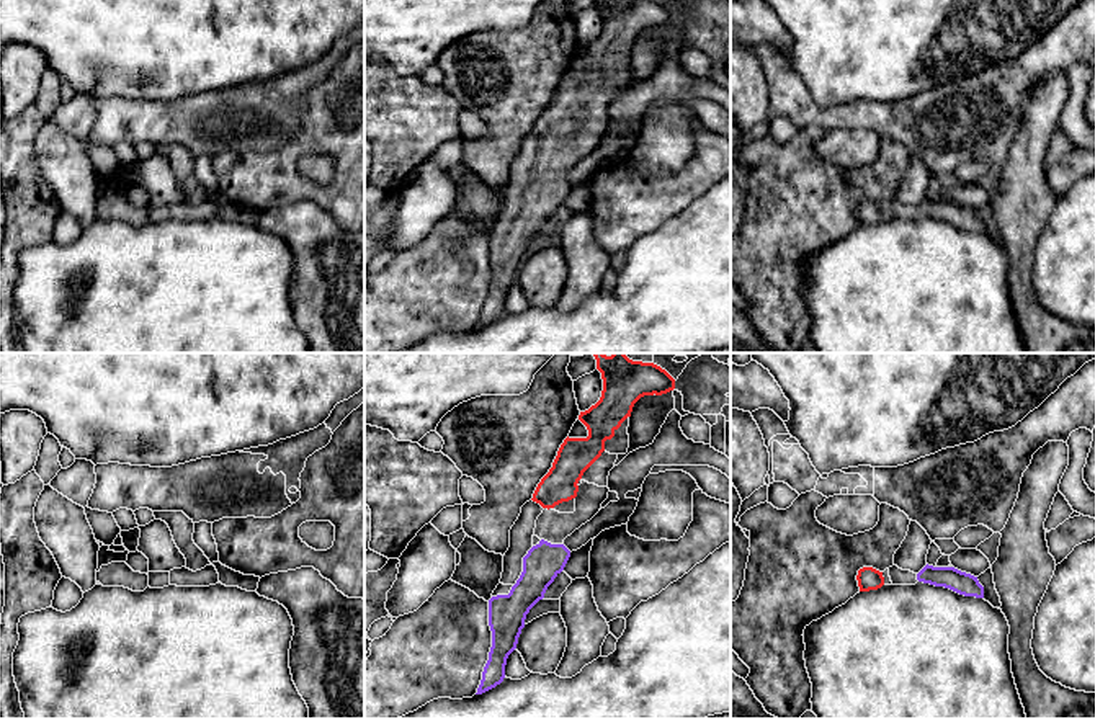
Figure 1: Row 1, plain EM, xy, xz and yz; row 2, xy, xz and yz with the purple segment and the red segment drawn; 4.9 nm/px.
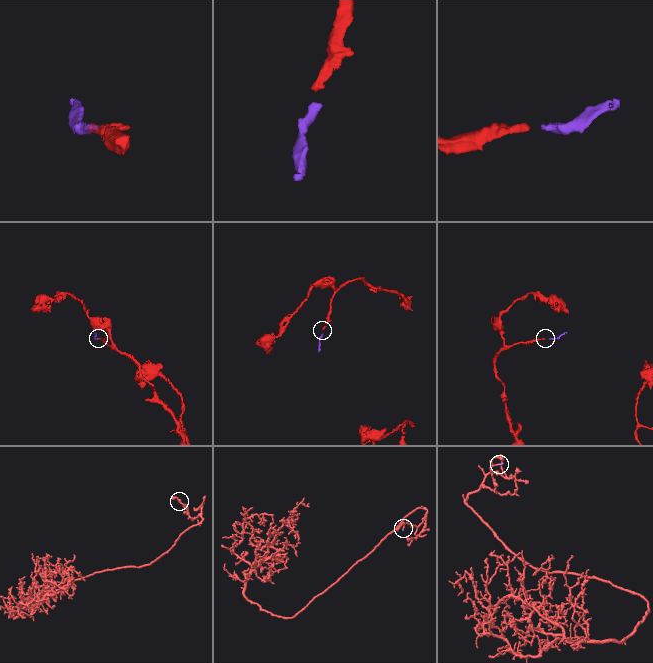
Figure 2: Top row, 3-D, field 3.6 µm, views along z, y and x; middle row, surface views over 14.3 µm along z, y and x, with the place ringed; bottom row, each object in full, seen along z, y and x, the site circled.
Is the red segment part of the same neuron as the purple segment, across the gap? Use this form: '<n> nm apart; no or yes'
150 nm apart; yes

